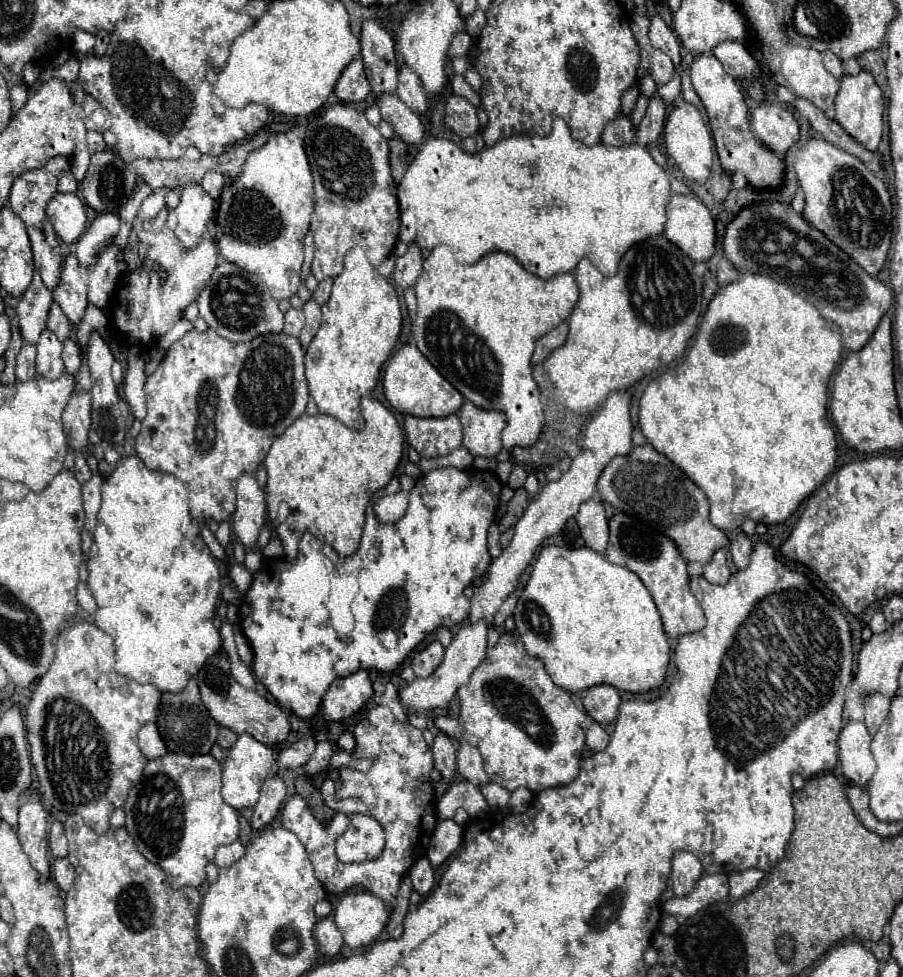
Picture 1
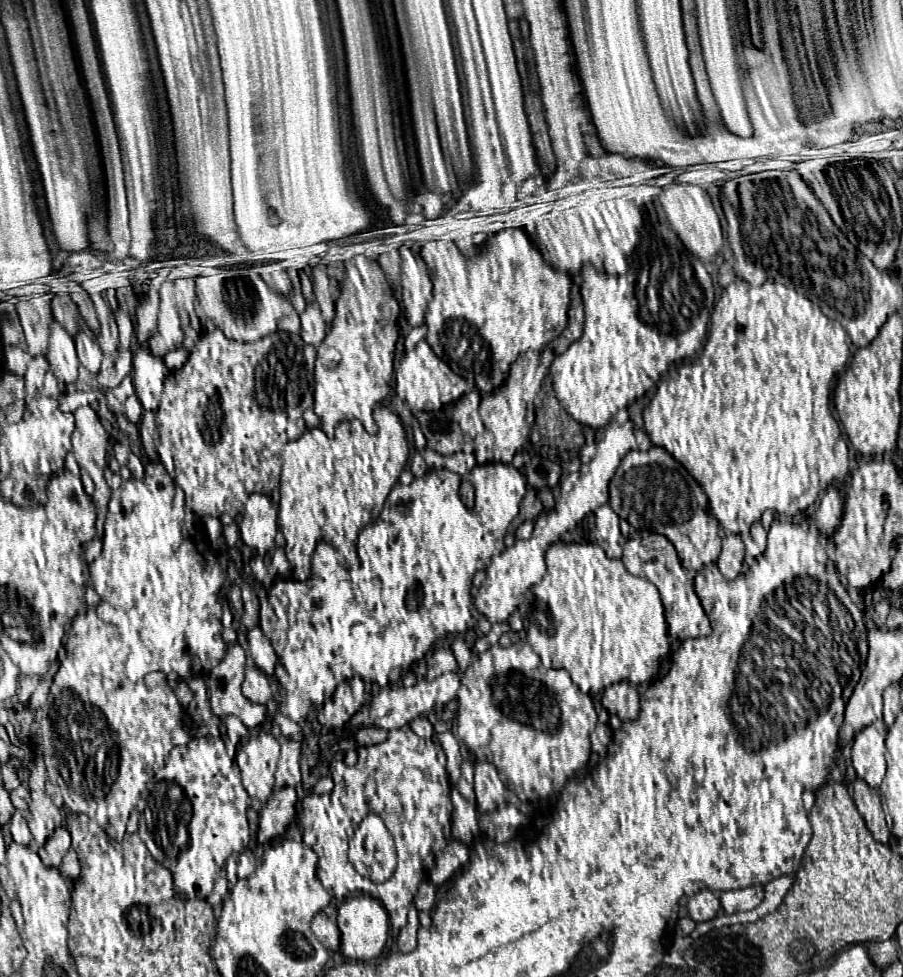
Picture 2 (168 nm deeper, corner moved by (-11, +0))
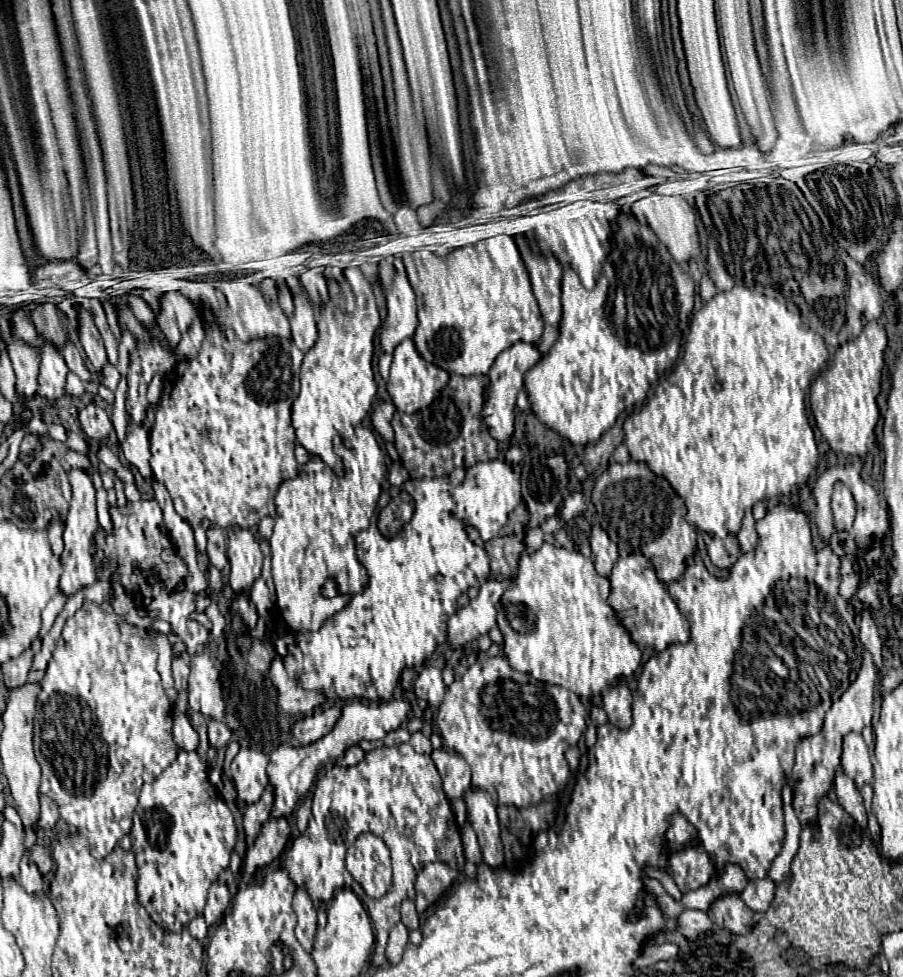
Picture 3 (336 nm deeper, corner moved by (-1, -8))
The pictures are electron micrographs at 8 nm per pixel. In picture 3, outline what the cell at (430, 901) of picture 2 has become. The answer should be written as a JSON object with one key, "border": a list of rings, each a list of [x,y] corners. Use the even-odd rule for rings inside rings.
{"border":[[[405,901],[401,905],[401,923],[413,931],[413,929],[419,929],[419,917],[417,917],[417,911],[415,911],[414,901]]]}

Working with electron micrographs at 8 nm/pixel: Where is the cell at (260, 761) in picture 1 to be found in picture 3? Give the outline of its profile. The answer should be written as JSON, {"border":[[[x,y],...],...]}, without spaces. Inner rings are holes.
{"border":[[[241,749],[231,761],[231,775],[237,787],[237,795],[245,803],[257,803],[261,799],[267,785],[267,763],[269,757],[253,749]]]}

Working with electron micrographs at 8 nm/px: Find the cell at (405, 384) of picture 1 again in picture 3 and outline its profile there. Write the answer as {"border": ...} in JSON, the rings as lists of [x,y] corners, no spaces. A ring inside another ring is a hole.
{"border":[[[407,337],[405,341],[401,341],[401,345],[397,345],[397,349],[393,351],[393,363],[391,363],[391,377],[387,381],[387,391],[395,403],[395,407],[403,413],[415,413],[415,411],[421,411],[421,403],[431,403],[439,391],[447,385],[449,381],[449,375],[433,365],[433,363],[427,363],[415,349],[415,343]]]}

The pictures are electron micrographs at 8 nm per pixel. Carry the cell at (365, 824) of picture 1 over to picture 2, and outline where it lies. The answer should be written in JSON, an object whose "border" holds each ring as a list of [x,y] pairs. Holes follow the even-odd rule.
{"border":[[[369,813],[349,841],[349,861],[357,867],[357,871],[365,869],[365,875],[371,881],[381,883],[393,875],[395,859],[391,833],[379,815]]]}

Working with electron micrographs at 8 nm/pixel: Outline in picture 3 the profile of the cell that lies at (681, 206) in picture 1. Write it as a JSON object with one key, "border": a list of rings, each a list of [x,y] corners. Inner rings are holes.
{"border":[[[651,193],[645,199],[639,199],[631,205],[633,215],[643,221],[653,229],[653,233],[657,235],[657,239],[669,249],[671,257],[677,263],[689,261],[693,257],[699,255],[699,235],[697,235],[697,225],[695,225],[695,215],[691,211],[691,207],[687,205],[687,201],[683,197],[663,197],[657,193]]]}

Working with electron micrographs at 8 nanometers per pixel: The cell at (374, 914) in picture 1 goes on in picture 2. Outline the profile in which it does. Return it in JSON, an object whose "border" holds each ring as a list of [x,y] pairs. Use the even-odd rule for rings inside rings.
{"border":[[[367,895],[349,897],[337,913],[337,925],[341,931],[341,953],[351,961],[369,961],[381,955],[389,937],[389,917],[383,905]]]}

